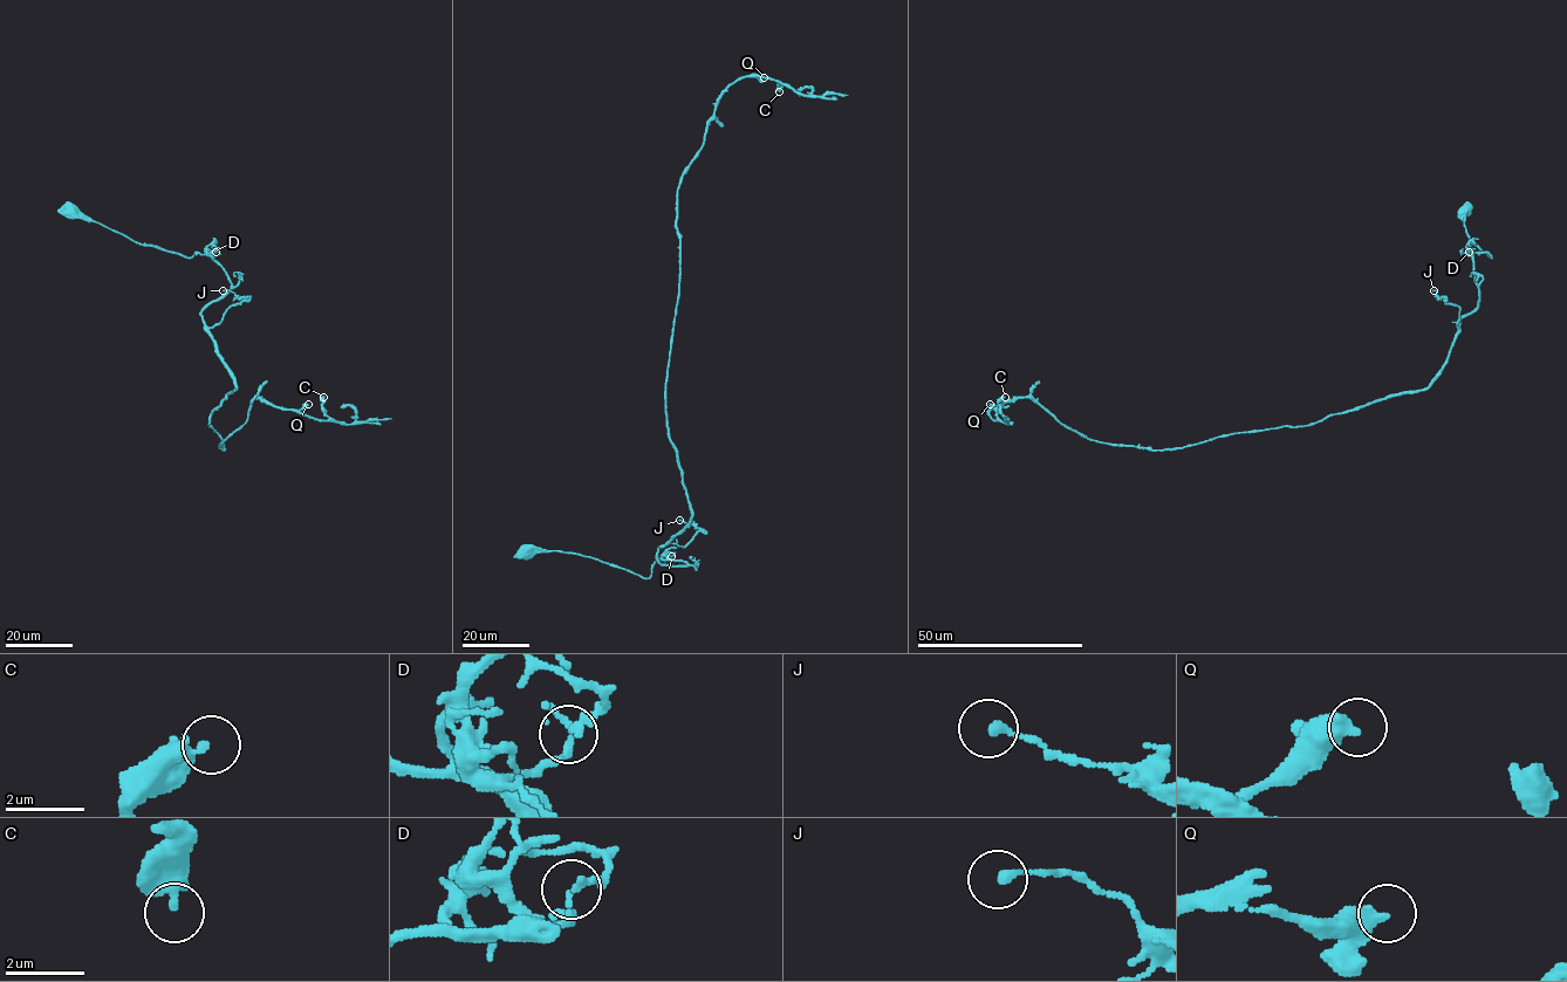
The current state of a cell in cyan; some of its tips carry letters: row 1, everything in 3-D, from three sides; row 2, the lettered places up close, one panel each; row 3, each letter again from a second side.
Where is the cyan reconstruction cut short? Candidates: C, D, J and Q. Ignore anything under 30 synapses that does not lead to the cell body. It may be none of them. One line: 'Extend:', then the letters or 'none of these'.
Extend: none of these

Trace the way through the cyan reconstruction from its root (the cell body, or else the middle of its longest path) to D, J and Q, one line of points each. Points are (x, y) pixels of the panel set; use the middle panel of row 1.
D: (527, 550), (577, 554), (643, 577), (650, 577), (651, 565), (663, 555), (673, 553), (671, 556)
J: (527, 550), (577, 554), (649, 577), (657, 560), (688, 564), (657, 556), (703, 530), (679, 520)
Q: (527, 550), (643, 577), (688, 564), (657, 556), (691, 515), (665, 404), (678, 186), (719, 96), (764, 77)

